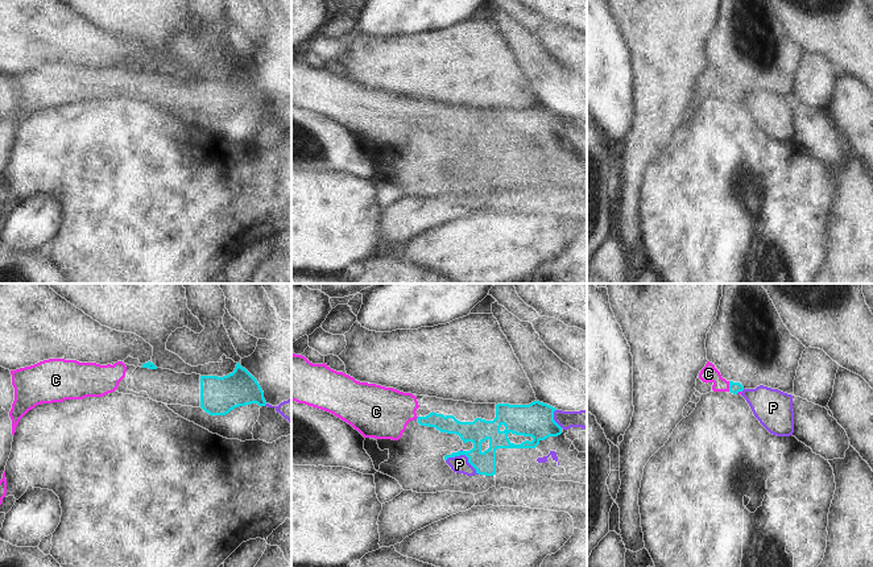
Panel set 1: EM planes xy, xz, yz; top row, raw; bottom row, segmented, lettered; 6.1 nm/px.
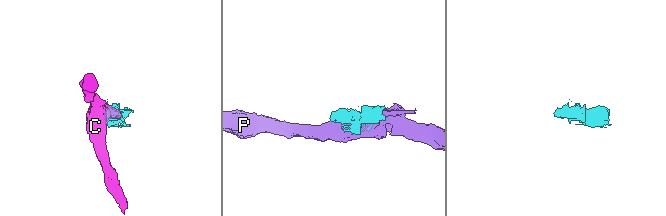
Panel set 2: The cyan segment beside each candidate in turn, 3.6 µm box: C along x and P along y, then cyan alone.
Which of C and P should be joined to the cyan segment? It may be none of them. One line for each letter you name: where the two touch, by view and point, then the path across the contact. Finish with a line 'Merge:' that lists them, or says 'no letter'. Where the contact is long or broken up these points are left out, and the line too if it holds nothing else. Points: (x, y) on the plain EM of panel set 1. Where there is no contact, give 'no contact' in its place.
C: contact yz (729, 91); way yz (735, 92), (729, 91), (723, 90), (708, 78)
Merge: C

